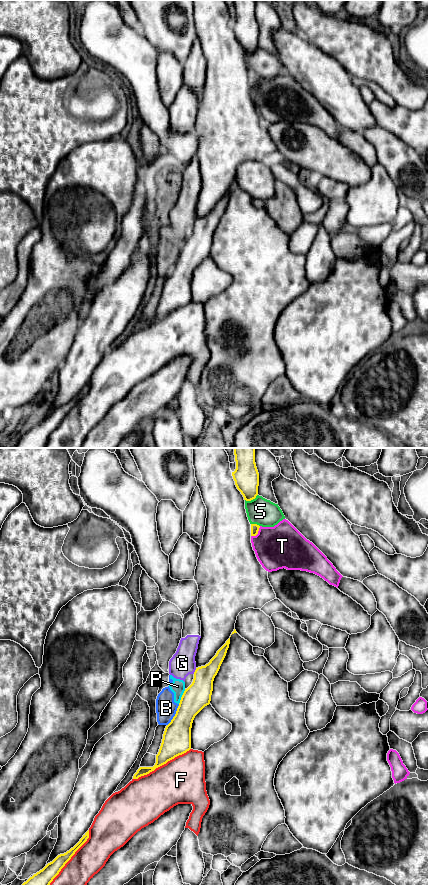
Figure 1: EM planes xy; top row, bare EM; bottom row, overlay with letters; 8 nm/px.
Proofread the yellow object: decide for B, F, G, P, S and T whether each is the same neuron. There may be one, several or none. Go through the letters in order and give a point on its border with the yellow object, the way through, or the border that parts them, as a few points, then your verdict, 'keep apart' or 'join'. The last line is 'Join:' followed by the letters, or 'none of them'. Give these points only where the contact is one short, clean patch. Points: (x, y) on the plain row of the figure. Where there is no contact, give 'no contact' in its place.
B: contact xy (175, 267); border xy (179, 256), (175, 267), (167, 277); keep apart
F: contact xy (66, 414); keep apart
G: contact xy (195, 223); border xy (196, 220), (193, 225); keep apart
P: contact xy (182, 248); keep apart
S: contact xy (251, 51); keep apart
T: contact xy (257, 85); border xy (260, 78), (257, 85), (251, 88); keep apart
Join: none of them

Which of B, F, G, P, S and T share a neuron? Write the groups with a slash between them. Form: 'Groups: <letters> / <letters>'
Groups: B G P / F / S / T

